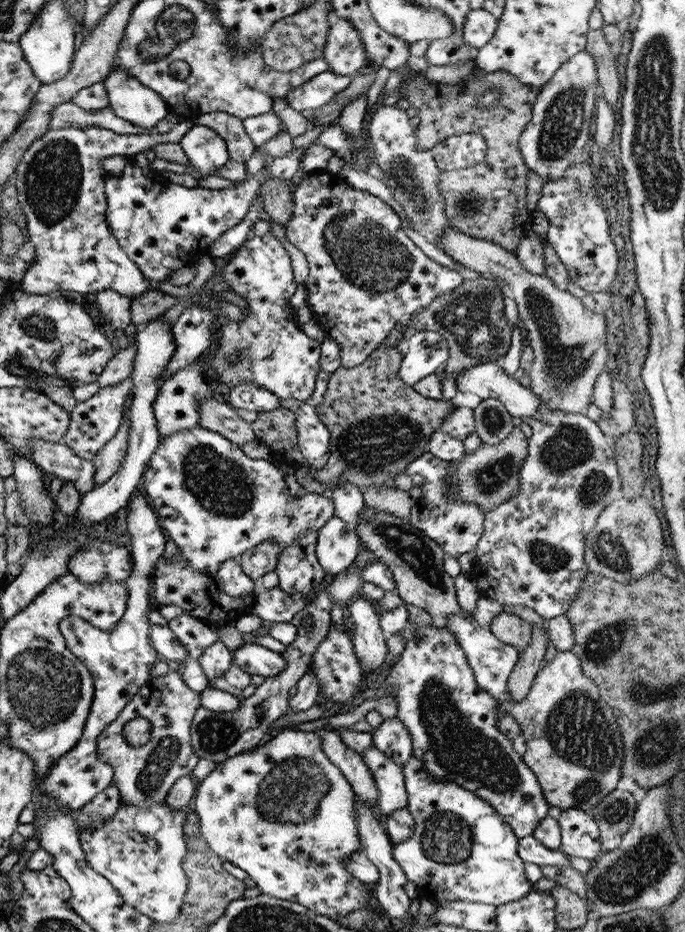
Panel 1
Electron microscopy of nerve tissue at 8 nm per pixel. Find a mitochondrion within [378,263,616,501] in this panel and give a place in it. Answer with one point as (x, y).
(565, 361)

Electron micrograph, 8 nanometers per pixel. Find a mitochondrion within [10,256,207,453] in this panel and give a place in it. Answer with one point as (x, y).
(42, 327)

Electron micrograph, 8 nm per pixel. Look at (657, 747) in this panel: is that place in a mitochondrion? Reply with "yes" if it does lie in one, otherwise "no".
yes

